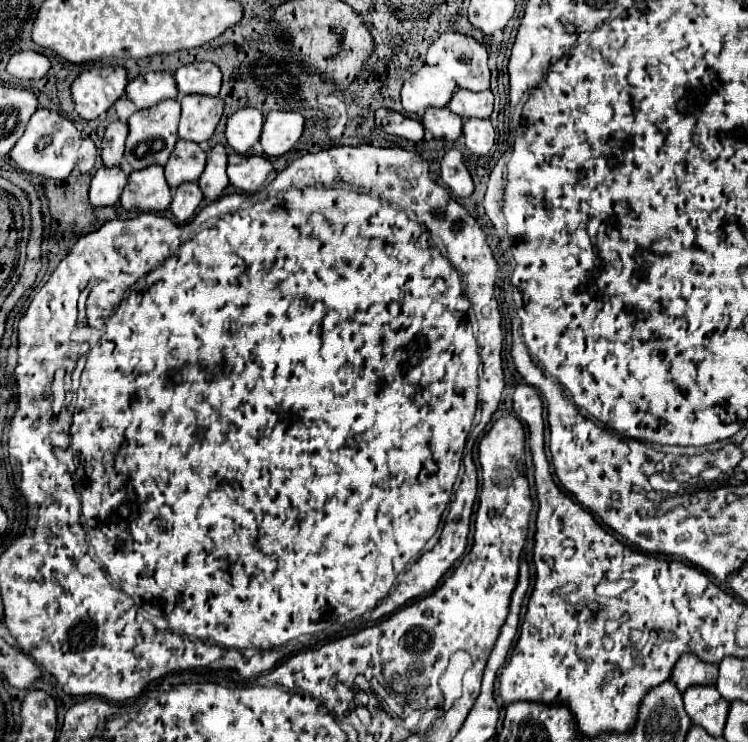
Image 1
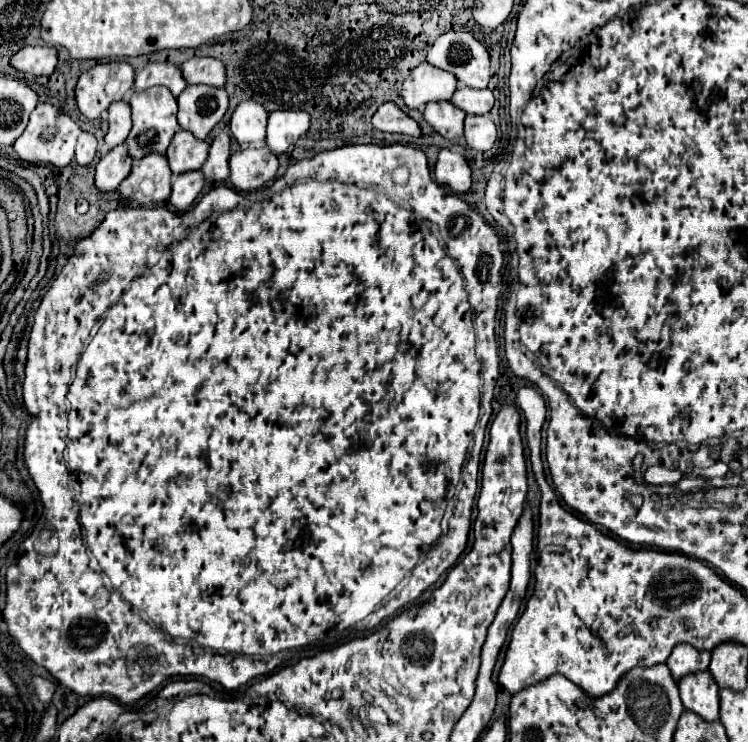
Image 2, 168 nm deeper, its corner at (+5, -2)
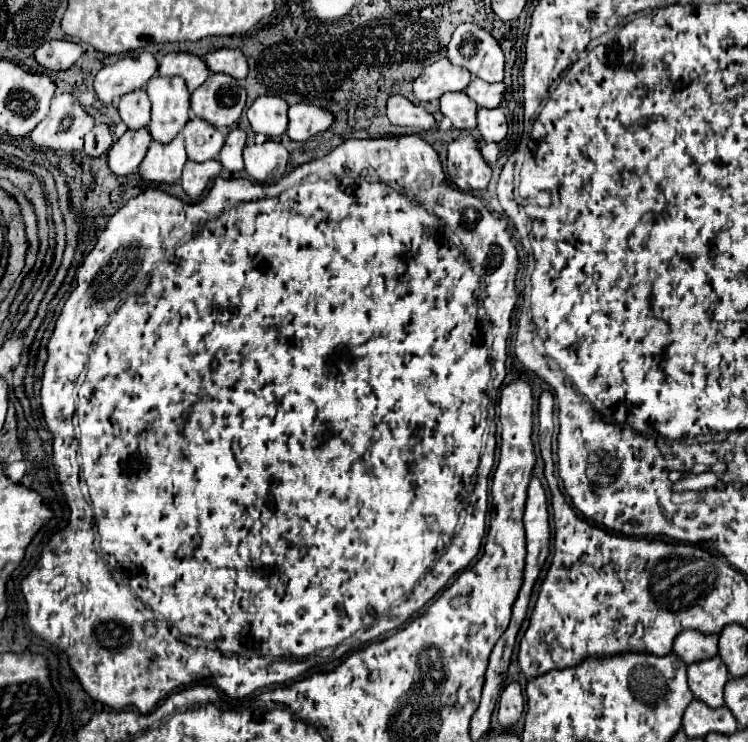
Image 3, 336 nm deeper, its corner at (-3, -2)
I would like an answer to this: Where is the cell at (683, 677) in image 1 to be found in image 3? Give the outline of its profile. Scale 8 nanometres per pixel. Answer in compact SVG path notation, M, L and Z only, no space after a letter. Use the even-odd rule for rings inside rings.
M682 630L674 642L674 654L686 664L714 658L718 654L718 638L708 634L696 634L694 630Z

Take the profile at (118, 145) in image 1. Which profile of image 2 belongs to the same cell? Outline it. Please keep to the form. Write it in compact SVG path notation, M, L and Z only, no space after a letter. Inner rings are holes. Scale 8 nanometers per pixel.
M114 102L108 108L108 132L104 136L104 142L108 148L120 146L128 132L132 128L132 120L130 120L130 106L126 102Z

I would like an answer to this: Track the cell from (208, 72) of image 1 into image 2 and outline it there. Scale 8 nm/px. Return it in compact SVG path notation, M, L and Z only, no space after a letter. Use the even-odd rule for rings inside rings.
M190 58L182 64L180 70L188 84L206 84L222 88L226 82L224 64L216 58Z

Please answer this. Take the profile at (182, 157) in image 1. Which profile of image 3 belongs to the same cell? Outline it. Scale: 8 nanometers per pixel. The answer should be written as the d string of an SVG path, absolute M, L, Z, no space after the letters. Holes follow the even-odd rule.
M200 118L188 120L182 134L186 138L186 154L194 162L204 162L204 160L216 158L224 146L224 138L226 138L222 130L218 130L216 126L208 124Z

